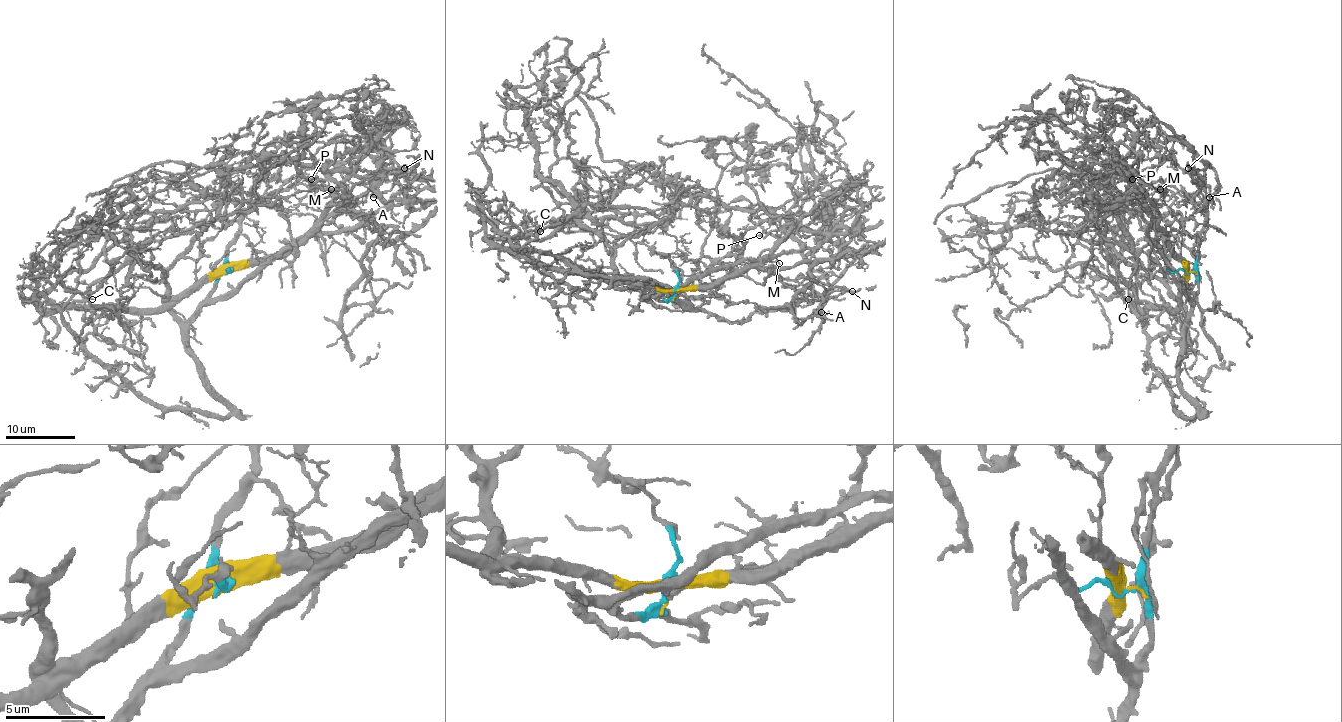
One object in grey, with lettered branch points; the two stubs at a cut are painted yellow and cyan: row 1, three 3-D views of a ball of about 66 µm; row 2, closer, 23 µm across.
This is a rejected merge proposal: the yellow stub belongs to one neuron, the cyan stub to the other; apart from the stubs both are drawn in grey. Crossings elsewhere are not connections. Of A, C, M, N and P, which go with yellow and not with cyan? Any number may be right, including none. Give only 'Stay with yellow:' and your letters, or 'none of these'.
Stay with yellow: C, M, P

